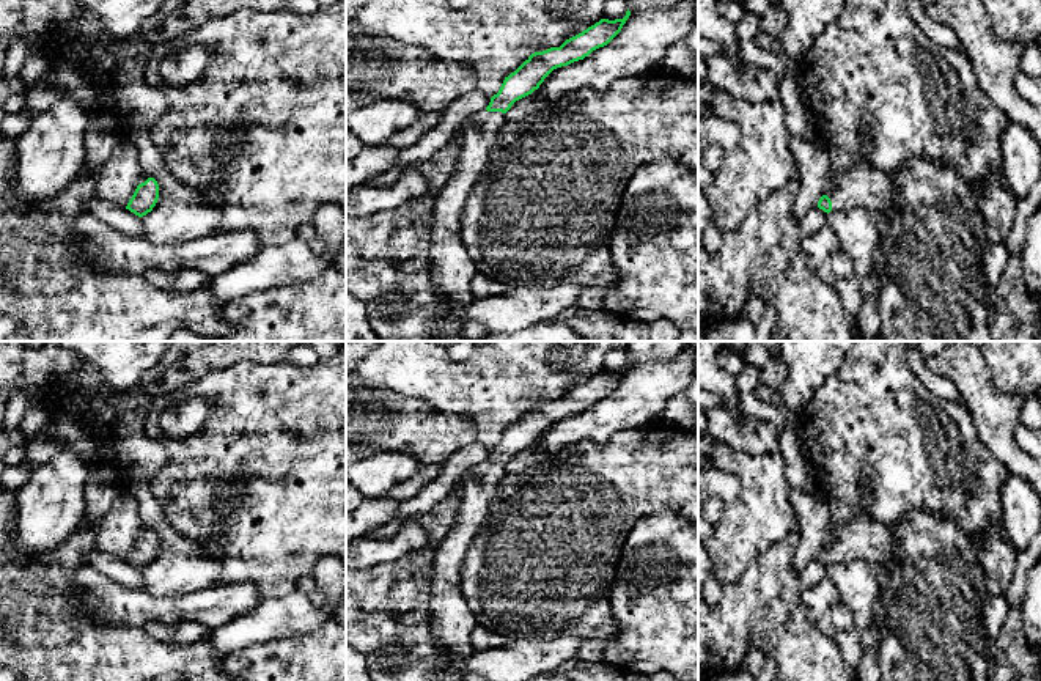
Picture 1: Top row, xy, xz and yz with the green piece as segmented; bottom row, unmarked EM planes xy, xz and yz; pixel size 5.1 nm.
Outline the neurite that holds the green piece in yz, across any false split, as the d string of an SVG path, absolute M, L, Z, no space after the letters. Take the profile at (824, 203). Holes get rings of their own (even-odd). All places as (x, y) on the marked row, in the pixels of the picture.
M832 168L818 208L827 214L851 208L882 211L892 204L893 193L895 186L892 176L876 168Z

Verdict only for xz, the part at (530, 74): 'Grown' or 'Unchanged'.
Grown

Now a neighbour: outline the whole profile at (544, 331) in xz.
M539 322L532 324L530 327L517 332L511 333L489 332L487 335L478 340L467 341L585 341L585 340L565 322L558 324Z

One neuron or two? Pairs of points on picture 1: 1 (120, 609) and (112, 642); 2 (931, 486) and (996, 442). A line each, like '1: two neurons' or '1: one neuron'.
1: two neurons
2: two neurons

